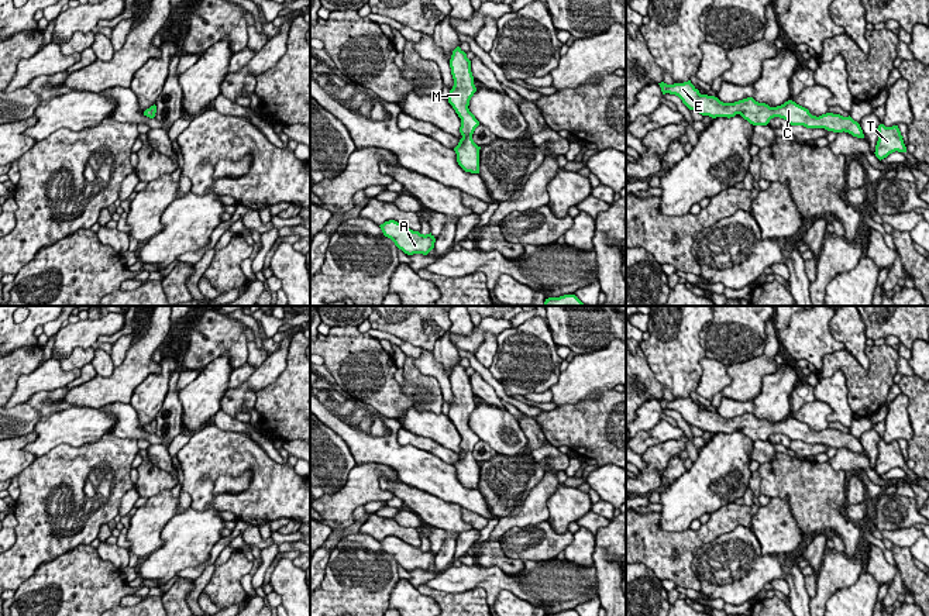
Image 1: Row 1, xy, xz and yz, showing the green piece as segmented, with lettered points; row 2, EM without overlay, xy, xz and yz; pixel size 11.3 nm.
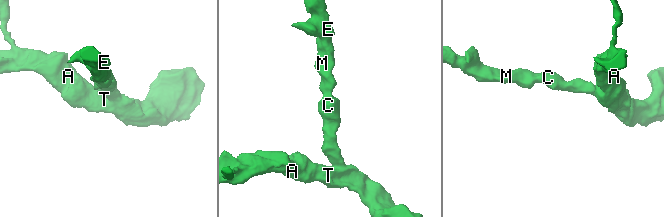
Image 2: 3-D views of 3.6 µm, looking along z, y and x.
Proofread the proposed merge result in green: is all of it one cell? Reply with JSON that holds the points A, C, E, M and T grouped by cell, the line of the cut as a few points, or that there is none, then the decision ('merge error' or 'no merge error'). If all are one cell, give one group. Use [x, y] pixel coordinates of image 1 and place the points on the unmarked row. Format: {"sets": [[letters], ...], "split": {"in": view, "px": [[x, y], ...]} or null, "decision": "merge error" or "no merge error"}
{"sets": [["A", "C", "E", "M", "T"]], "split": null, "decision": "no merge error"}

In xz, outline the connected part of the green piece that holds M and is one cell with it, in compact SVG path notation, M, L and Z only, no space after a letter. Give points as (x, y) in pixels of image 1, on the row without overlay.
M460 362L453 366L450 383L454 402L450 406L448 419L461 434L460 448L462 451L458 461L454 464L457 478L465 488L479 489L481 462L478 462L472 455L472 450L479 441L479 437L468 424L469 416L476 407L476 403L471 388L471 376Z

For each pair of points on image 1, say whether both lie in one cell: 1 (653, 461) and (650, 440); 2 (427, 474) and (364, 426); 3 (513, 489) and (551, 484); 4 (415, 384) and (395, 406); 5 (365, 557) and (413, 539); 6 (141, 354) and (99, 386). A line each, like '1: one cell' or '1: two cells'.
1: two cells
2: one cell
3: two cells
4: two cells
5: two cells
6: one cell

